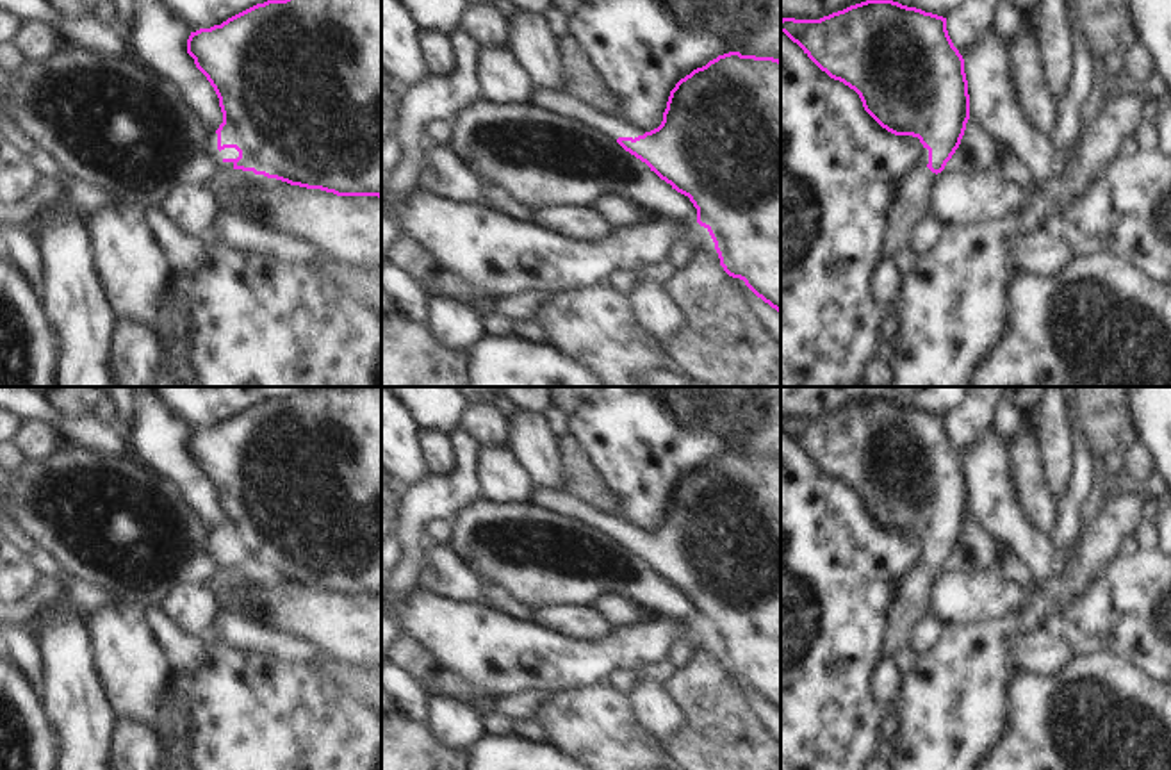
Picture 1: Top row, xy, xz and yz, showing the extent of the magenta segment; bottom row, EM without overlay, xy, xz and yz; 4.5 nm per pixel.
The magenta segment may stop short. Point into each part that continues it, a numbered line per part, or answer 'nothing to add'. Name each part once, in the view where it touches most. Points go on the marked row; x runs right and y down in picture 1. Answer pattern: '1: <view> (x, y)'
1: xy (214, 155)

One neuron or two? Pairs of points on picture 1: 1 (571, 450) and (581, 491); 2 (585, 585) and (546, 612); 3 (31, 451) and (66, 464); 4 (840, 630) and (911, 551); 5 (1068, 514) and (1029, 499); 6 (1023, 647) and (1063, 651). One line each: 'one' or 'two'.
1: one
2: two
3: two
4: one
5: two
6: one

